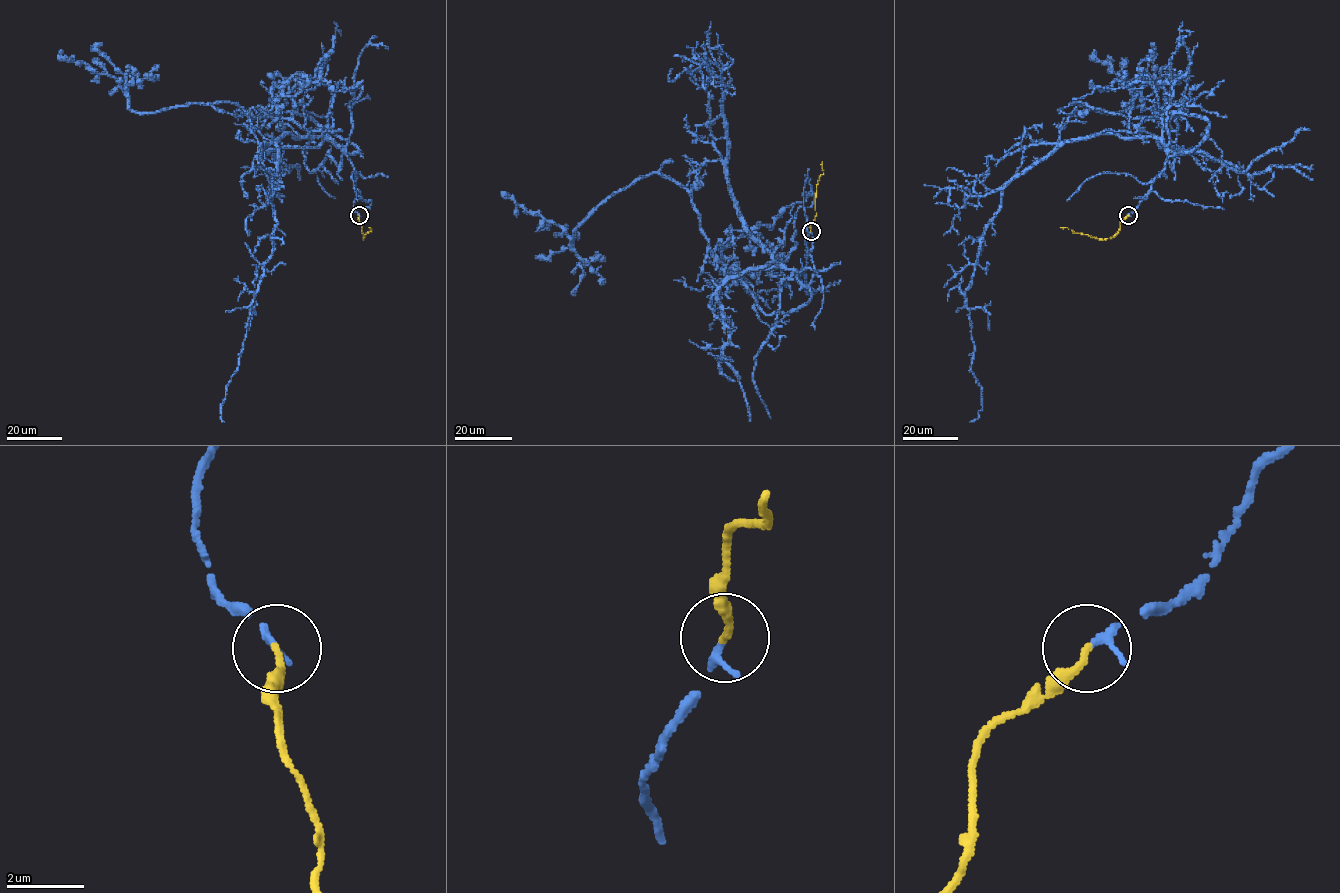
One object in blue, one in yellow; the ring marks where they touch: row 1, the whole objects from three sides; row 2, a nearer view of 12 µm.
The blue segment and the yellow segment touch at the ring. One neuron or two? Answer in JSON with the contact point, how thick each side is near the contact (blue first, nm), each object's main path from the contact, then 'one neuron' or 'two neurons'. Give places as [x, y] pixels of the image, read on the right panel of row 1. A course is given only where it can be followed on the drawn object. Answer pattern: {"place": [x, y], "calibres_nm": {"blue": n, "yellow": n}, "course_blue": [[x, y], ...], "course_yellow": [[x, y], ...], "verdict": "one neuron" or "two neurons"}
{"place": [1128, 215], "calibres_nm": {"blue": 200, "yellow": 200}, "course_blue": [[1128, 215], [1167, 159], [1153, 137], [1099, 133], [1058, 144], [1003, 191], [965, 293], [982, 407], [970, 421]], "course_yellow": [[1128, 215], [1121, 221], [1119, 230], [1104, 239], [1060, 227]], "verdict": "one neuron"}

